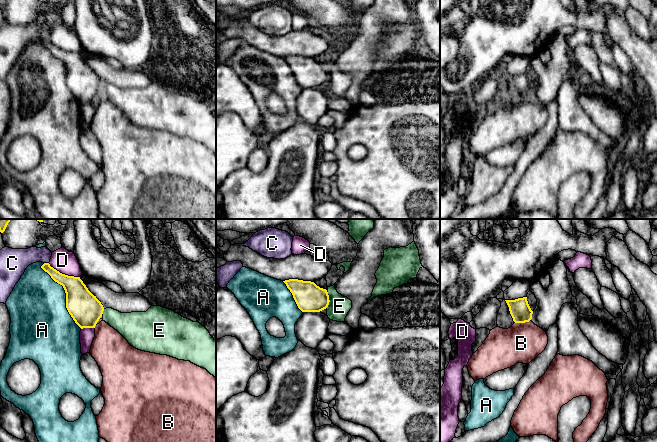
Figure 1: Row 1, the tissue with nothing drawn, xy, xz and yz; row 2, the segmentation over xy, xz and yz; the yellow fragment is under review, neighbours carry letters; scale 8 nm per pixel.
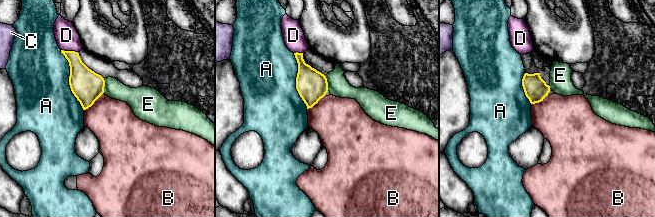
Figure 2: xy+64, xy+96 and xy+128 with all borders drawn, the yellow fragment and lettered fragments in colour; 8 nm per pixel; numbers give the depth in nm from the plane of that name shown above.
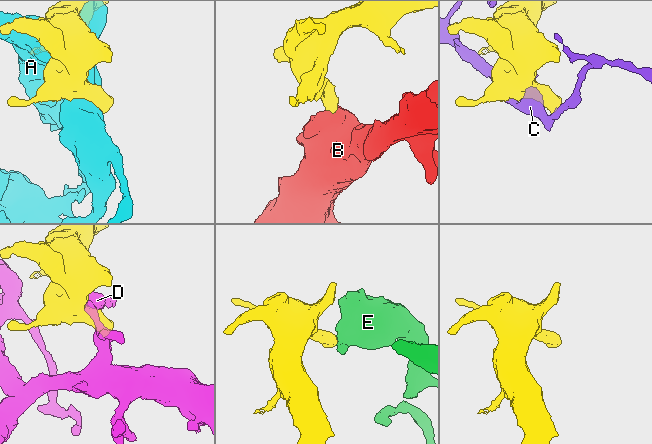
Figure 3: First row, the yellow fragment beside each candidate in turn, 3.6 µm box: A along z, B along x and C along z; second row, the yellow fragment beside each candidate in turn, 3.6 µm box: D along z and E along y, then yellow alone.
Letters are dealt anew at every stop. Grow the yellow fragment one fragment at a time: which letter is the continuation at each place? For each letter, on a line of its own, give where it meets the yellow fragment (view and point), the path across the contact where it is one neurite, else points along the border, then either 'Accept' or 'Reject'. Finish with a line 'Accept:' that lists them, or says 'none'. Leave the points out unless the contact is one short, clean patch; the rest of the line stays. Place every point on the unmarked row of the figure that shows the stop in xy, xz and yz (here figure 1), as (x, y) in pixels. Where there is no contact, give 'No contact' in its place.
A: Touches yellow at xy (66, 71). Reject
B: Touches yellow at yz (521, 98). Boundary: yz (529, 96), (514, 98). Reject
C: Touches yellow at xy (46, 39). Reject
D: Touches yellow at xy (64, 50). Reject
E: Touches yellow at xz (329, 76). Boundary: xz (328, 68), (329, 80), (326, 83). Reject
Accept: none

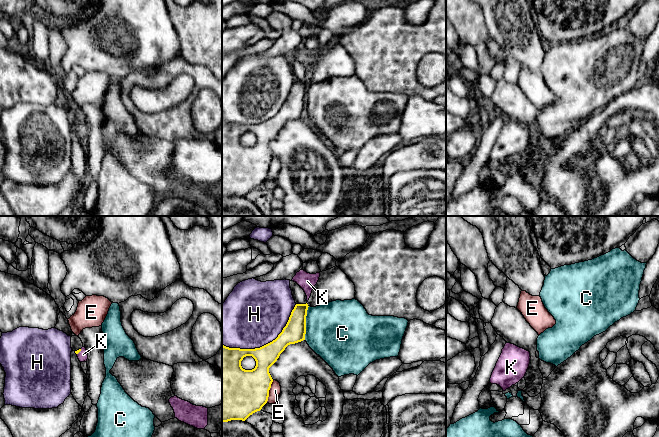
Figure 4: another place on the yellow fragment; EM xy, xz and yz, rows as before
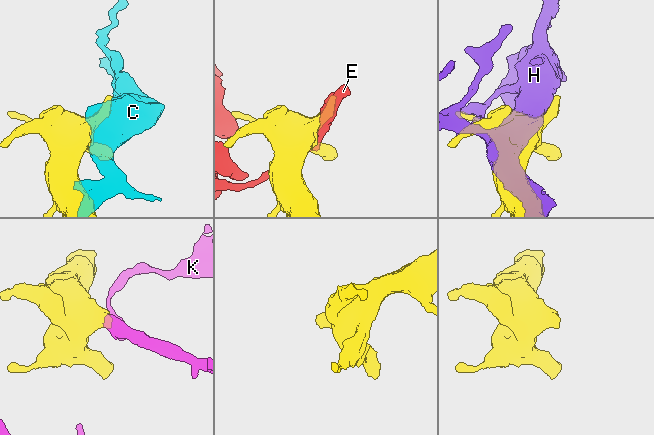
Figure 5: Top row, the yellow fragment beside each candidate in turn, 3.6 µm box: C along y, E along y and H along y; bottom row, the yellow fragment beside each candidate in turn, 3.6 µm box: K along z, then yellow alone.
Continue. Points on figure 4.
C: Touches yellow at xz (305, 99). Reject
E: Touches yellow at xz (268, 167). Reject
H: Touches yellow at xz (266, 120). Reject
K: Touches yellow at xy (79, 127). Path across: xy (79, 126), (79, 127), (83, 130). Accept
Accept: K

